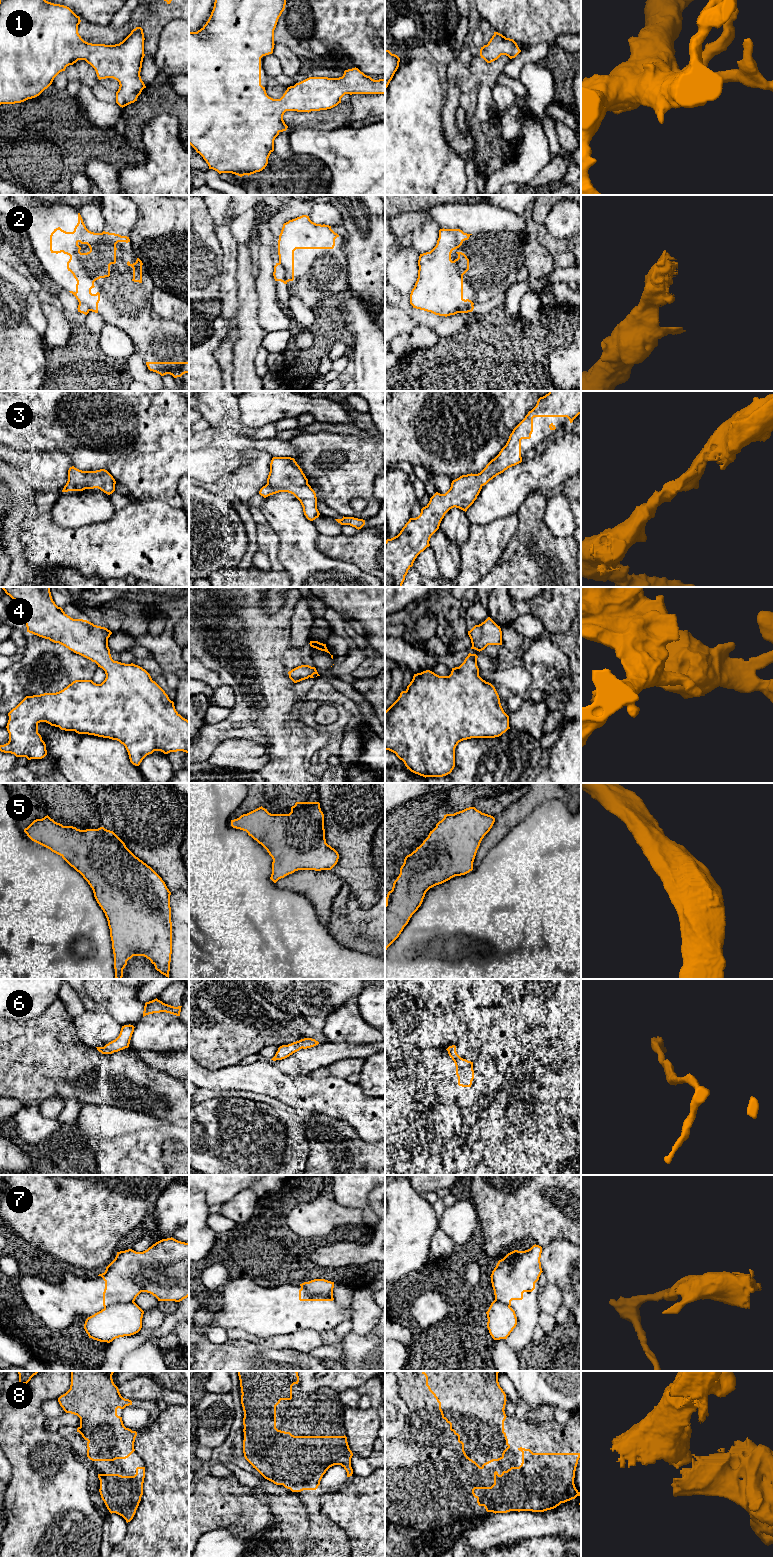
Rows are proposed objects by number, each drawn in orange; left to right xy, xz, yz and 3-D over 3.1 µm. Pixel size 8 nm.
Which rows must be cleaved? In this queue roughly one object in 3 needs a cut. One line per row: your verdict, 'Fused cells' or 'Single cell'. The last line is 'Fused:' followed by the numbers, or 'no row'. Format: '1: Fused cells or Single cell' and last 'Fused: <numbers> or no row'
1: Single cell
2: Fused cells
3: Single cell
4: Single cell
5: Single cell
6: Single cell
7: Fused cells
8: Single cell
Fused: 2, 7

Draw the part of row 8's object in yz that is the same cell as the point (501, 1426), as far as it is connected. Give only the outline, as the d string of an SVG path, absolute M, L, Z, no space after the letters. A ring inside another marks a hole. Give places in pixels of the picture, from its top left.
M423 1371L426 1386L439 1403L442 1418L458 1436L466 1459L479 1469L504 1458L510 1448L504 1421L506 1394L498 1382L499 1371Z

